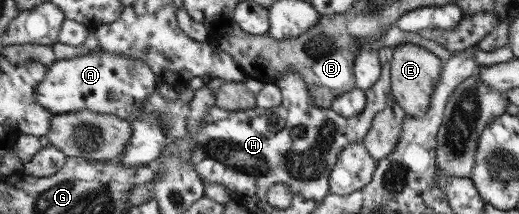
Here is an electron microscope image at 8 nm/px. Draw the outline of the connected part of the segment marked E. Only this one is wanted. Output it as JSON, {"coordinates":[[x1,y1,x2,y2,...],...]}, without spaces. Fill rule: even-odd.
{"coordinates":[[403,43,392,49,391,60,388,62,390,92,407,116,421,118,428,111,431,95,442,71,442,63,443,60,419,45]]}

